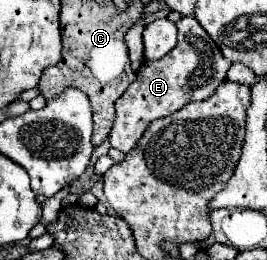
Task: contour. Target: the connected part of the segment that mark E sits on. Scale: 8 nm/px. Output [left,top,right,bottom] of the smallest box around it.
[109,16,231,154]

